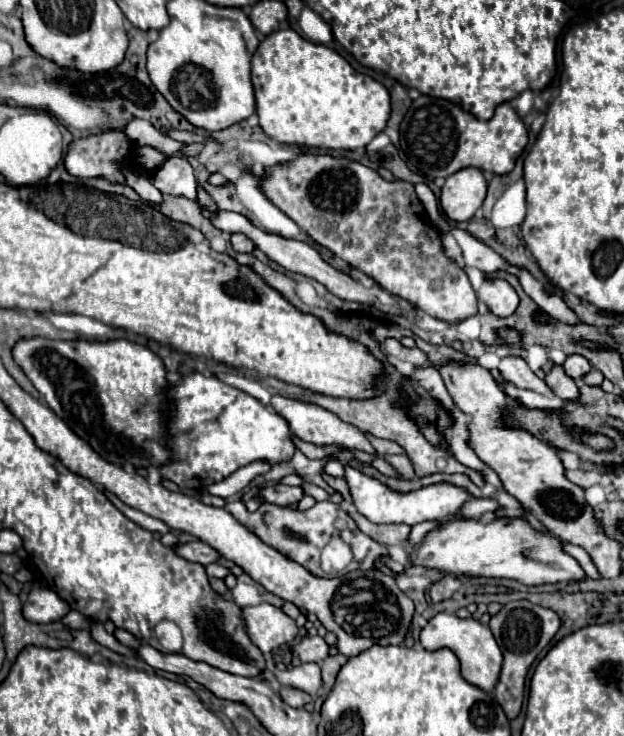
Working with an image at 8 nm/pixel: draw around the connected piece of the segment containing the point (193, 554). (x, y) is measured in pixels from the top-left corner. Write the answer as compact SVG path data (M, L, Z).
M192 541L192 543L178 545L178 547L176 547L176 553L182 555L184 559L188 559L188 561L202 563L202 565L216 563L216 561L220 561L220 557L222 557L214 547L210 547L210 545L204 543L204 541Z

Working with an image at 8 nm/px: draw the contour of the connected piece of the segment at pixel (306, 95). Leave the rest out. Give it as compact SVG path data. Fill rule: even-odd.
M294 29L270 33L252 55L252 83L256 91L256 113L260 127L278 143L306 145L316 149L358 149L366 147L378 135L390 117L390 93L370 75L362 75L334 49L312 43L298 35Z

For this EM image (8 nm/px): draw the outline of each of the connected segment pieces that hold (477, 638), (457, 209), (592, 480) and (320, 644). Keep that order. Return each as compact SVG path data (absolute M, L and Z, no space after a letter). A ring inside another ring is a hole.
M436 613L426 627L420 631L420 645L426 651L436 651L436 649L450 649L458 661L460 661L460 671L462 677L468 683L474 683L476 687L482 687L484 691L492 691L494 683L498 683L498 671L502 669L502 651L492 635L492 631L482 625L480 621L468 617L460 619L454 613Z
M464 167L452 173L440 193L440 205L450 221L470 221L486 197L488 183L476 167Z
M566 471L566 477L584 489L598 485L602 481L602 477L598 473L588 473L588 471Z
M306 635L294 647L294 651L298 653L302 663L320 663L320 661L324 661L328 657L328 645L326 645L326 641L320 635L314 635L314 637Z

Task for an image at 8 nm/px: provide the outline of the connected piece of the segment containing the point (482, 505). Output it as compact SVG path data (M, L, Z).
M474 499L474 503L466 503L458 515L474 515L474 519L482 517L488 511L496 511L500 505L494 499Z

